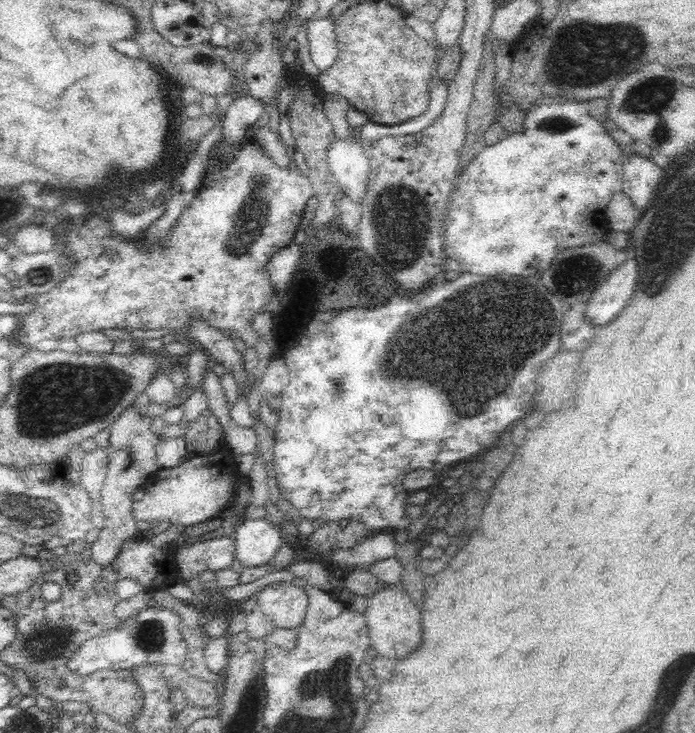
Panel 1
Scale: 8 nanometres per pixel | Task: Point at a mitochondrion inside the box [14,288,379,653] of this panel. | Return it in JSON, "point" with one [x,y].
{"point":[57,399]}

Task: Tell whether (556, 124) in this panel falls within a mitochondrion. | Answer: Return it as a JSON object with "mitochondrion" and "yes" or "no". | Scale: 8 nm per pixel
{"mitochondrion":"yes"}

